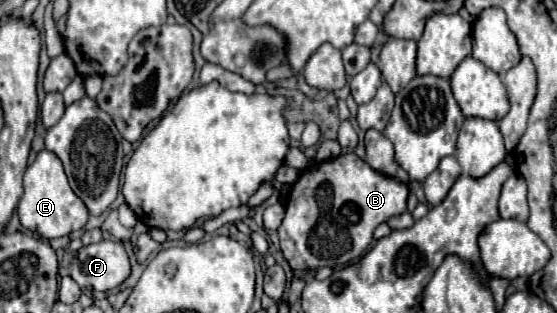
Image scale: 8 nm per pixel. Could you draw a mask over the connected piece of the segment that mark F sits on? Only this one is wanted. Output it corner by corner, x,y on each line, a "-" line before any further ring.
101,241
87,245
71,263
71,277
81,289
111,291
117,289
131,273
125,247
117,241

